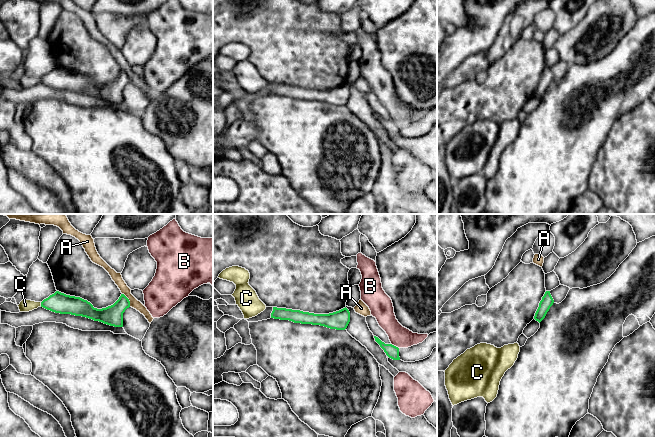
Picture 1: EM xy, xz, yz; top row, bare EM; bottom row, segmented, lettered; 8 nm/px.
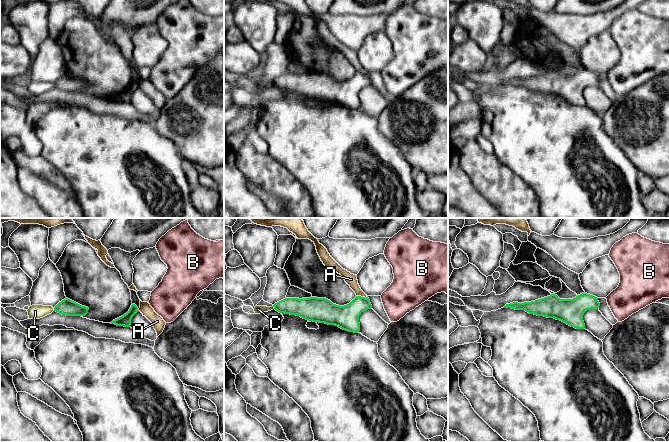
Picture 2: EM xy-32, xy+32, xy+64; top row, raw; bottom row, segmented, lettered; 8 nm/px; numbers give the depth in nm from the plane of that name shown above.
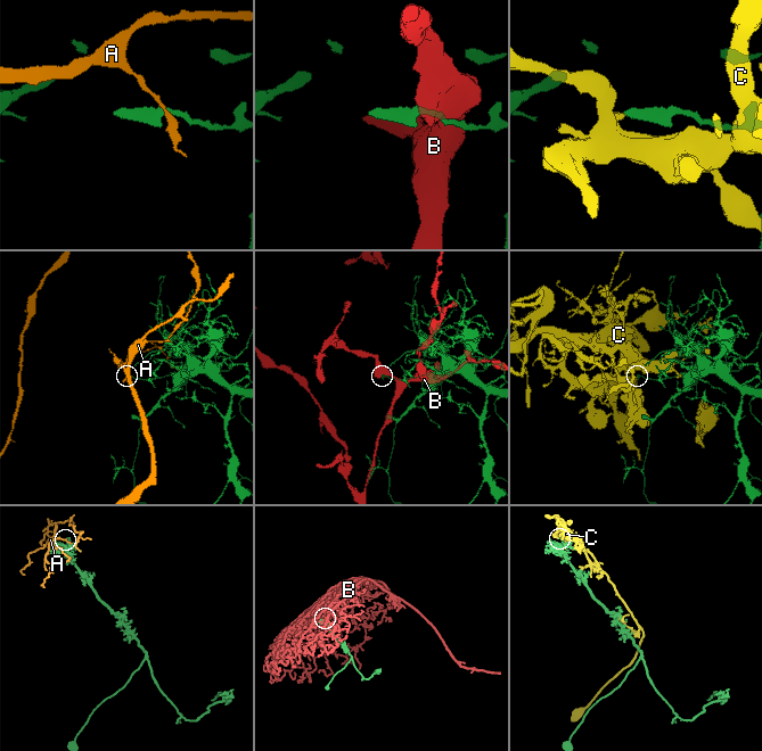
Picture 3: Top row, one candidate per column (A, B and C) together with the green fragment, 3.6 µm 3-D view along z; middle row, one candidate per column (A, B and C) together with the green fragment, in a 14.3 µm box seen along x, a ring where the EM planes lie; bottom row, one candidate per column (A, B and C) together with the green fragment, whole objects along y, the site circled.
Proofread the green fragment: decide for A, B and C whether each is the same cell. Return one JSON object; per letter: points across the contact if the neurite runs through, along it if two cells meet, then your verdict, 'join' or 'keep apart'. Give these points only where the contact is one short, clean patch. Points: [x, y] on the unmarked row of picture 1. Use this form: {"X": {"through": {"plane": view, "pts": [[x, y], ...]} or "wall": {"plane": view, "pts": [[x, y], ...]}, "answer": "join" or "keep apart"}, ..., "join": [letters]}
{"A": {"answer": "keep apart"}, "B": {"answer": "keep apart"}, "C": {"answer": "keep apart"}, "join": []}

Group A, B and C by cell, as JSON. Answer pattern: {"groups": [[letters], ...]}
{"groups": [["A"], ["B"], ["C"]]}

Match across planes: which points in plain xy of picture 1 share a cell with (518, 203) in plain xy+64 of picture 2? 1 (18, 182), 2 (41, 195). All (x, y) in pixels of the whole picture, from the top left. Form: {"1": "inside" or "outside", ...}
{"1": "outside", "2": "outside"}

